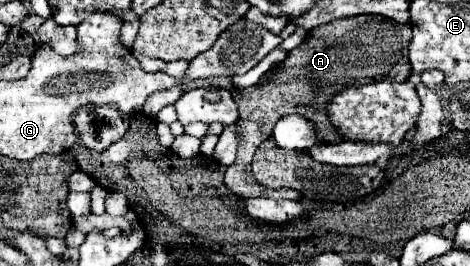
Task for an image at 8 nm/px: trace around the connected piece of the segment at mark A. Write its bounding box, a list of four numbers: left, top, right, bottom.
[183,16,411,200]

